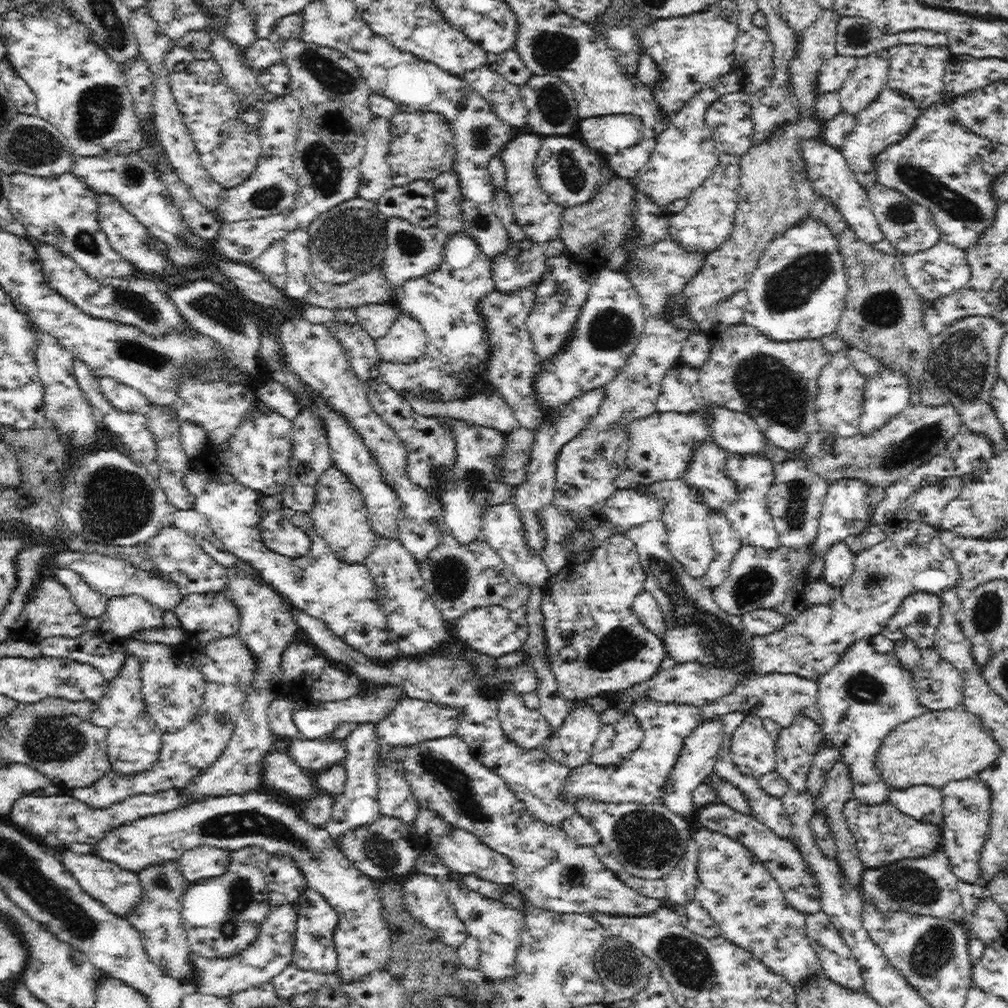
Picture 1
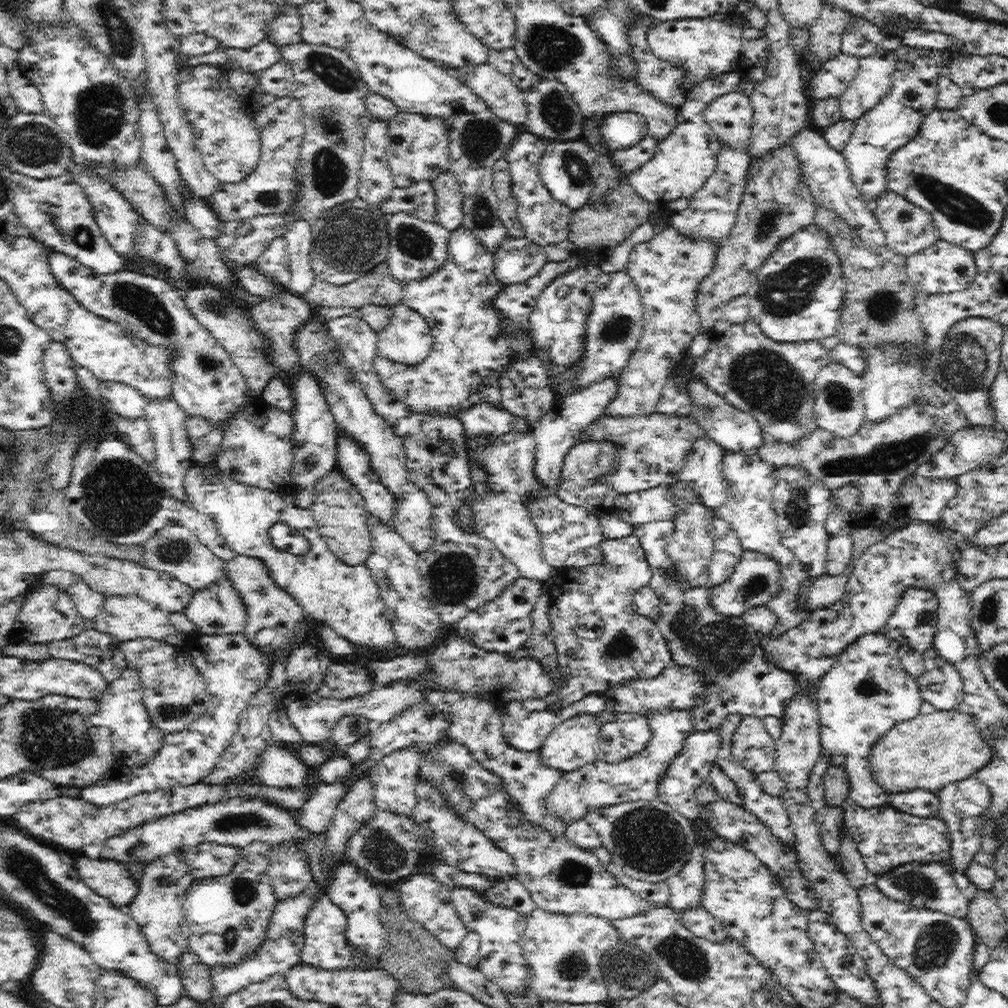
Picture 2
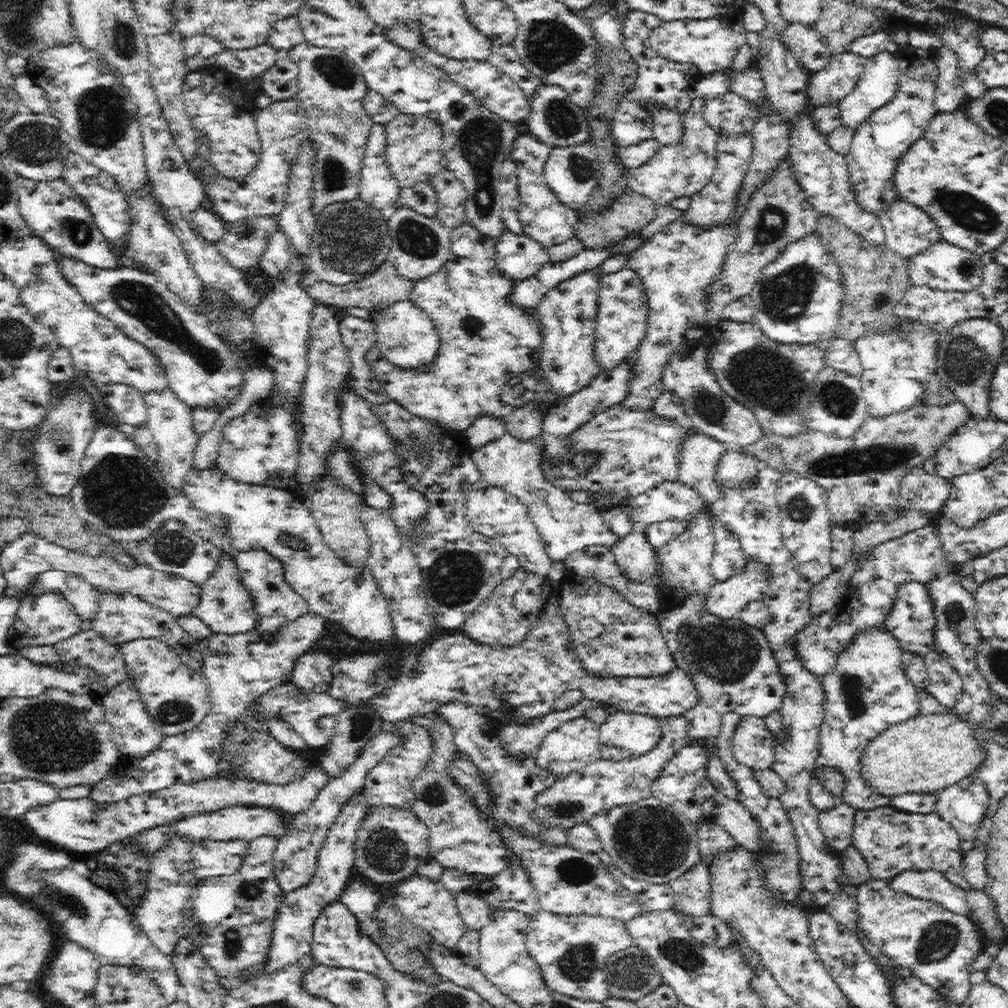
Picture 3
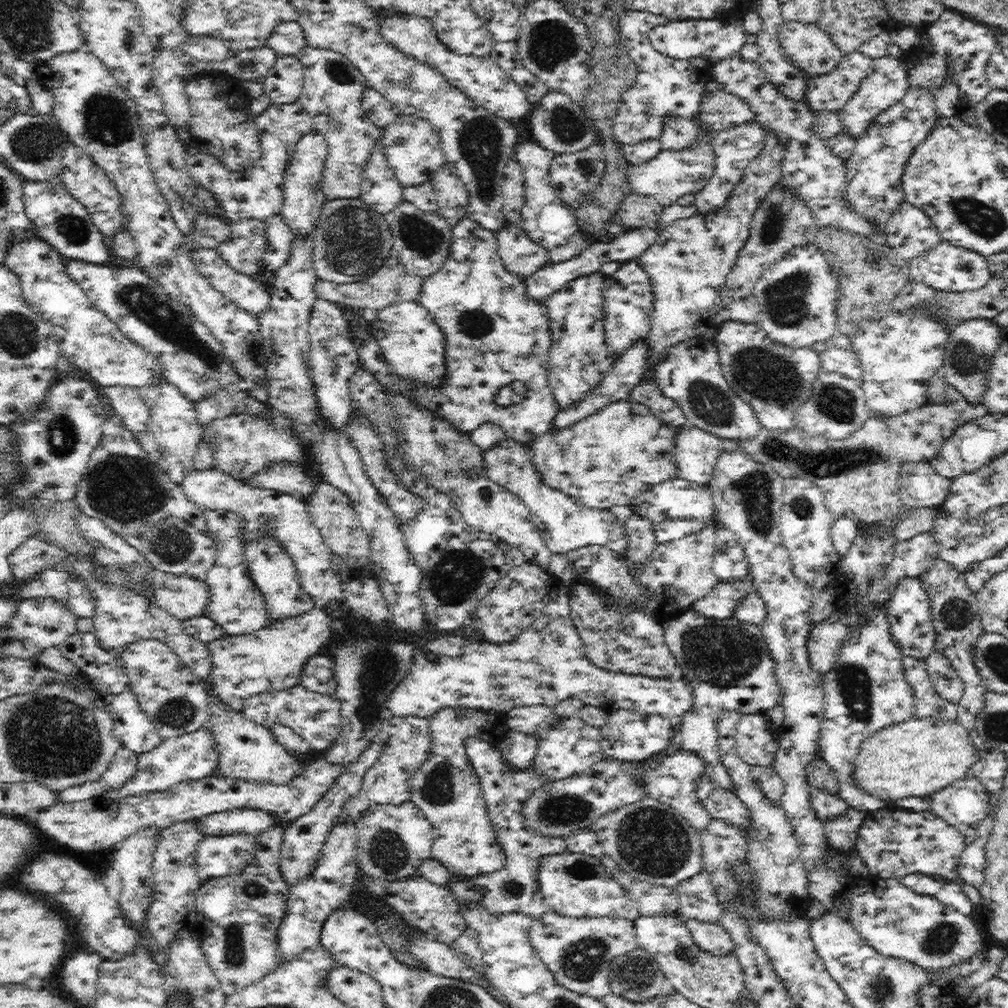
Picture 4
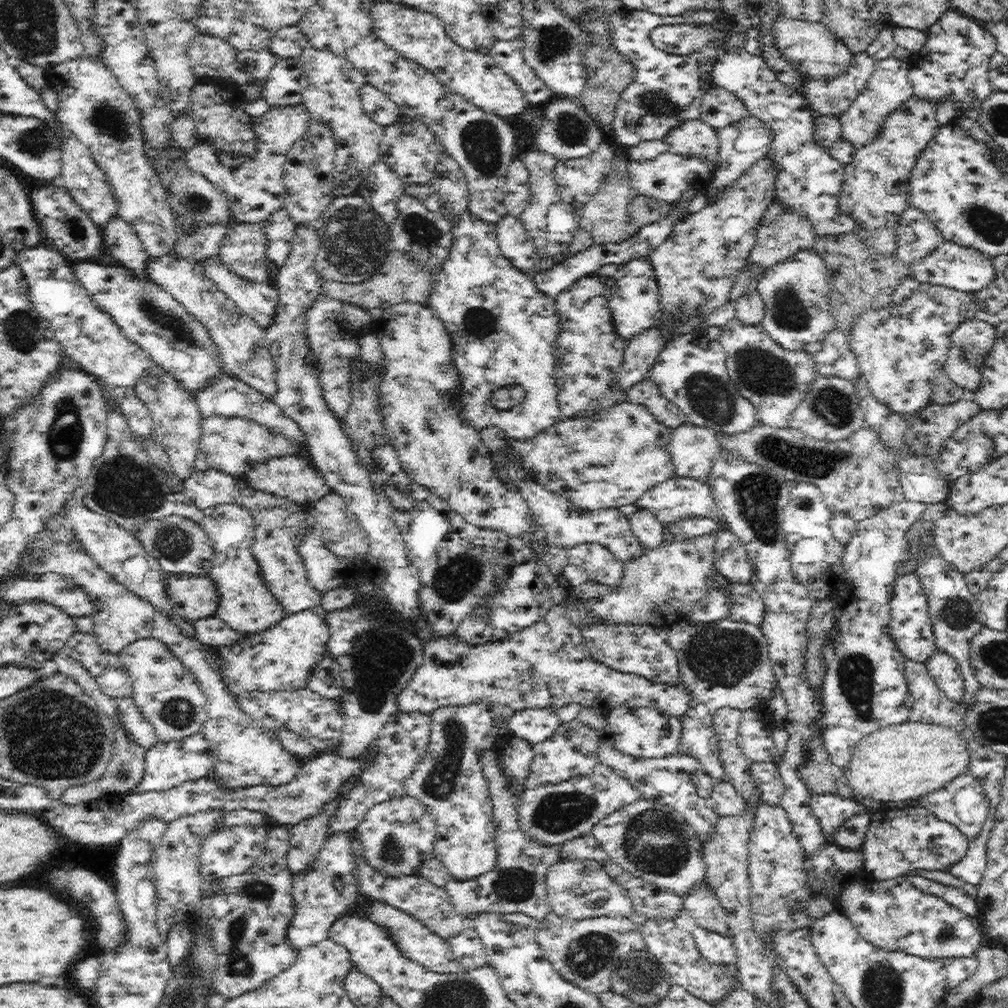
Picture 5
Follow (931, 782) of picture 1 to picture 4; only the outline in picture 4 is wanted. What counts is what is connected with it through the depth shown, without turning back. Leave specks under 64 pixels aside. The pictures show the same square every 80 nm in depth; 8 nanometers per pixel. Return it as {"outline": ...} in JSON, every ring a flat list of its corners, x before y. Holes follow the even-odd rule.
{"outline":[[912,718,878,730,863,741,853,761,852,783,856,788,860,788,860,791,886,802,893,803,904,798,927,798,953,781,968,775,970,768,979,760,978,754,967,730,959,723,950,724,934,718]]}

